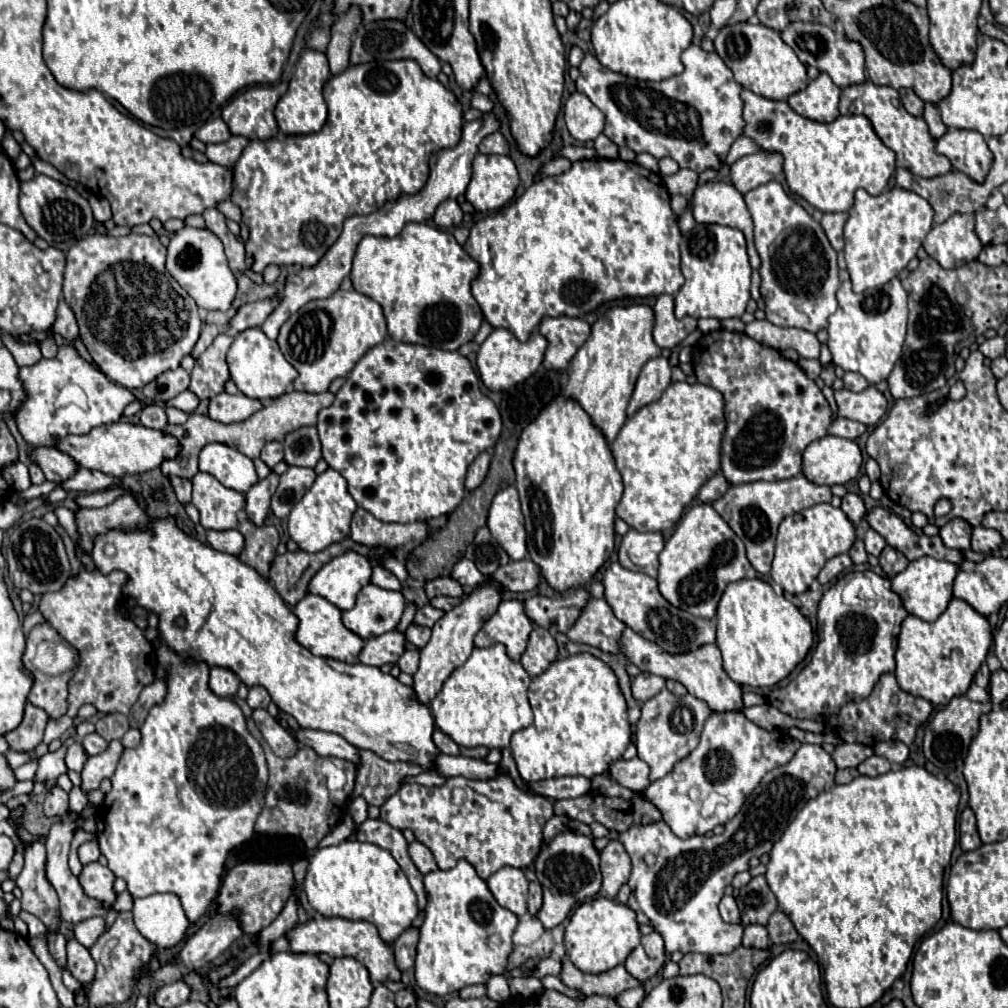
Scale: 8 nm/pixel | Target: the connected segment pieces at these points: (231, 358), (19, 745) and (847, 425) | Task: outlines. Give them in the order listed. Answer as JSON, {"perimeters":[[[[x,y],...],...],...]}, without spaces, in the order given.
{"perimeters":[[[[257,327],[247,329],[233,339],[233,345],[227,353],[227,363],[231,369],[231,379],[239,387],[239,391],[245,393],[247,397],[259,399],[259,401],[269,401],[269,399],[281,397],[297,377],[297,371],[283,357],[283,353],[279,351],[279,345],[275,341],[267,339],[267,335]]],[[[27,703],[25,705],[25,717],[23,717],[21,725],[15,731],[7,733],[5,739],[9,741],[11,749],[31,753],[43,739],[45,723],[47,723],[47,713],[41,707]]],[[[837,419],[829,433],[835,435],[835,437],[843,437],[843,439],[857,439],[861,437],[863,433],[867,431],[867,425],[863,423],[857,423],[857,421],[851,421],[851,419]]]]}

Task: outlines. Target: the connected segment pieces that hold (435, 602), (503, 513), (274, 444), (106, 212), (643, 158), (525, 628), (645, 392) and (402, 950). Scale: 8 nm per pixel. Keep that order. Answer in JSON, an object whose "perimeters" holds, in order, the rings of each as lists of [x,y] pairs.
{"perimeters":[[[[435,597],[435,599],[431,599],[431,607],[441,609],[441,611],[449,611],[459,603],[461,603],[461,599],[453,599],[453,597]]],[[[505,487],[493,497],[487,527],[513,561],[525,557],[525,527],[515,487]]],[[[271,441],[261,449],[261,461],[273,469],[279,461],[283,461],[283,445],[279,441]]],[[[89,195],[89,203],[91,203],[91,209],[93,209],[93,217],[95,217],[95,221],[105,223],[105,221],[111,219],[111,207],[109,207],[109,201],[107,201],[105,197]]],[[[639,153],[639,155],[635,157],[635,163],[641,165],[641,167],[645,167],[645,169],[649,169],[649,171],[653,171],[653,173],[659,173],[657,159],[655,159],[653,155],[649,155],[649,153]]],[[[507,599],[475,635],[475,647],[491,647],[495,643],[503,643],[507,647],[507,655],[513,661],[519,661],[527,647],[531,629],[533,623],[529,617],[525,617],[521,601]]],[[[665,357],[647,361],[639,373],[633,397],[629,401],[627,417],[637,413],[641,407],[657,401],[663,395],[663,391],[669,387],[669,383],[671,383],[671,365]]],[[[409,927],[399,939],[395,939],[395,943],[393,943],[393,951],[395,951],[397,967],[399,967],[401,971],[413,967],[417,941],[419,941],[419,929],[417,929],[417,927]]]]}

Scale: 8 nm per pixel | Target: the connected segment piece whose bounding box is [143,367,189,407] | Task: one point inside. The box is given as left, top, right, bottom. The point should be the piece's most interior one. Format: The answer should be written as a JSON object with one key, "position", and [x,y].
{"position":[171,383]}

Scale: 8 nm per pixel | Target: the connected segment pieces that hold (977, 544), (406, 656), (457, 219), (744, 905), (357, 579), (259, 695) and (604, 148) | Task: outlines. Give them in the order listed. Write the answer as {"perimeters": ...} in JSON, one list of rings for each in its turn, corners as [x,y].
{"perimeters":[[[[975,527],[971,537],[971,549],[977,553],[993,553],[1003,545],[1003,537],[995,529],[987,527]]],[[[405,651],[403,655],[401,655],[401,659],[399,659],[399,669],[403,671],[403,673],[409,673],[409,675],[413,675],[415,671],[417,671],[417,665],[419,665],[419,651]]],[[[449,199],[449,201],[443,201],[443,203],[437,207],[433,221],[435,221],[439,227],[449,229],[449,227],[461,225],[461,217],[463,217],[463,213],[461,213],[457,201]]],[[[753,877],[737,893],[737,905],[741,911],[741,923],[767,925],[773,911],[777,911],[777,899],[771,893],[765,877]]],[[[347,551],[323,565],[309,583],[309,593],[321,595],[339,609],[353,609],[357,593],[371,581],[371,563]]],[[[255,685],[249,689],[249,695],[247,695],[247,703],[251,709],[267,709],[267,705],[271,703],[271,697],[267,693],[265,687],[261,685]]],[[[603,133],[595,139],[595,149],[597,149],[597,155],[603,159],[617,159],[619,157],[617,145],[609,137],[605,137]]]]}

